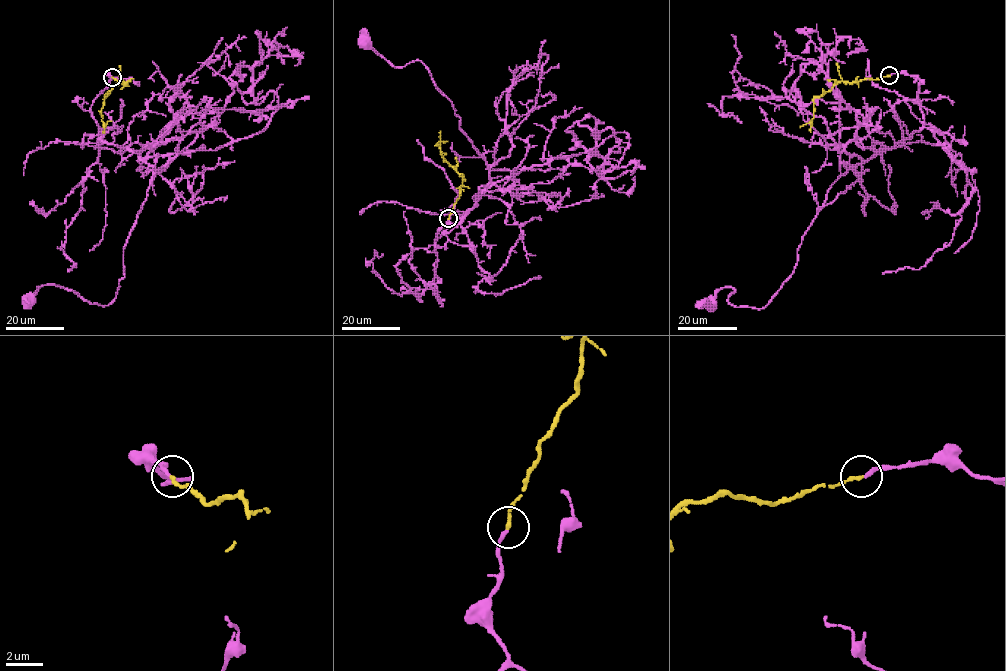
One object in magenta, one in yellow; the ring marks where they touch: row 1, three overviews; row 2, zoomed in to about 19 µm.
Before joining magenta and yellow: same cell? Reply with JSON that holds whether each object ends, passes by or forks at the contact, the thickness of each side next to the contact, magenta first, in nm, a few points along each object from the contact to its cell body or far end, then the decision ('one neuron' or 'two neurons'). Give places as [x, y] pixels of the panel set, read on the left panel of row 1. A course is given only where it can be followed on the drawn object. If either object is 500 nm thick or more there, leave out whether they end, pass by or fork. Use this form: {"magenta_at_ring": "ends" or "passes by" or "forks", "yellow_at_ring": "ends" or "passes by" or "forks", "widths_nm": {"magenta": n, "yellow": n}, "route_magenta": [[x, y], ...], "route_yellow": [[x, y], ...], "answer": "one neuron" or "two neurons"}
{"magenta_at_ring": "ends", "yellow_at_ring": "ends", "widths_nm": {"magenta": 200, "yellow": 200}, "route_magenta": [[112, 77], [91, 106], [101, 139], [153, 167], [123, 248], [124, 276], [106, 306], [53, 284], [30, 301]], "route_yellow": [[112, 77], [127, 85], [115, 84], [104, 98], [102, 125], [112, 121]], "answer": "one neuron"}

